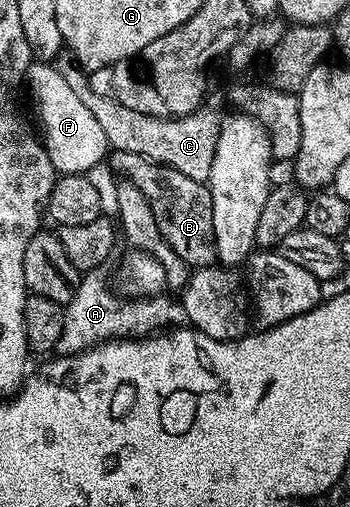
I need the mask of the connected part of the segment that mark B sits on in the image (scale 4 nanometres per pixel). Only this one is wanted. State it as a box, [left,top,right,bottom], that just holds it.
[111,151,216,269]

